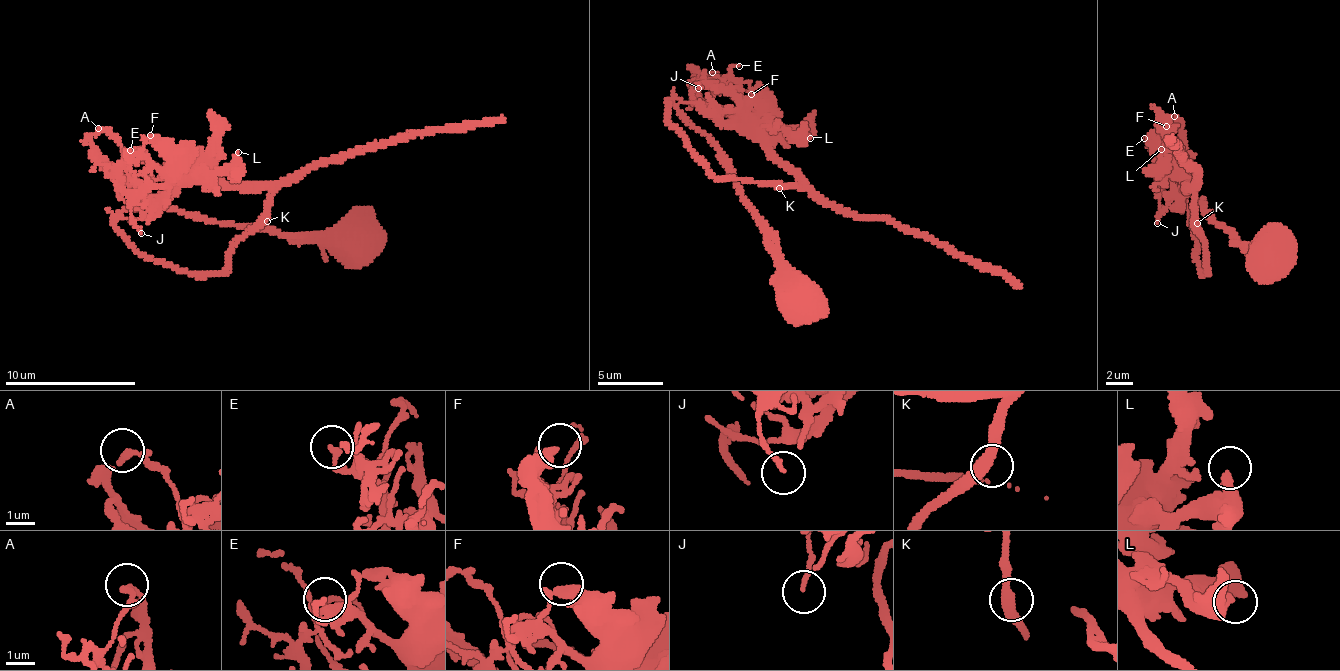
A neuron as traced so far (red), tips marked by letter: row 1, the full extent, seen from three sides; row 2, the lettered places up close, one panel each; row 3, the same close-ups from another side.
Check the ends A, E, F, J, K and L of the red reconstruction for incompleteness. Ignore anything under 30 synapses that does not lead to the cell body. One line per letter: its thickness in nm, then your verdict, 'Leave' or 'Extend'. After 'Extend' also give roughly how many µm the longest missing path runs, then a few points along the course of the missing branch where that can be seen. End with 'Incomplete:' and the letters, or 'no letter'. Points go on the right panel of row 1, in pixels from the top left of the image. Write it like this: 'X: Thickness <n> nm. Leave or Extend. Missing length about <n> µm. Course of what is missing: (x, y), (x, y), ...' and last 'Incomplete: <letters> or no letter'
A: Thickness 190 nm. Leave
E: Thickness 170 nm. Leave
F: Thickness 260 nm. Leave
J: Thickness 90 nm. Leave
K: Thickness 360 nm. Leave
L: Thickness 180 nm. Leave
Incomplete: no letter

